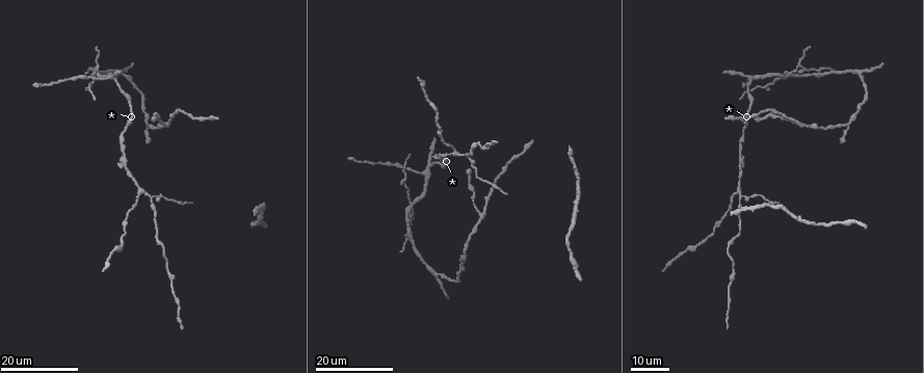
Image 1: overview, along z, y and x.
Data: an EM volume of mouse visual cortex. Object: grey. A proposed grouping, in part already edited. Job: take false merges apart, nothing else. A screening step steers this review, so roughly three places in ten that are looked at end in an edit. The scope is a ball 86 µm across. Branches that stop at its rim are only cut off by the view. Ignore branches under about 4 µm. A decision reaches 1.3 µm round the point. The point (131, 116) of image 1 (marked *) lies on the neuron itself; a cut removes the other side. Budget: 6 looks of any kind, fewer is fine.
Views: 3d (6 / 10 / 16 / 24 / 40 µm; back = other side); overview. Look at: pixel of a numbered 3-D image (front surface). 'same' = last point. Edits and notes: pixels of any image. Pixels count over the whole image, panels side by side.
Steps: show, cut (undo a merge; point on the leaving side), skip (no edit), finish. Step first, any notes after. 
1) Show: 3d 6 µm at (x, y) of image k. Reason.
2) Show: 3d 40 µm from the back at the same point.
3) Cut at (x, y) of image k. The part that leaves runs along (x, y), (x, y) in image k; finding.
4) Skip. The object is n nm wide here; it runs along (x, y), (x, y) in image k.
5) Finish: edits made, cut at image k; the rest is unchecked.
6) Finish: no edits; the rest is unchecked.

Show: 3d 16 µm at (97, 75) of image 1. Four-way junction.

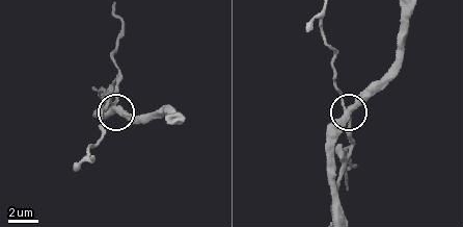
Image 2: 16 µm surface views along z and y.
Show: 3d 10 µm at (347, 113) of image 2.

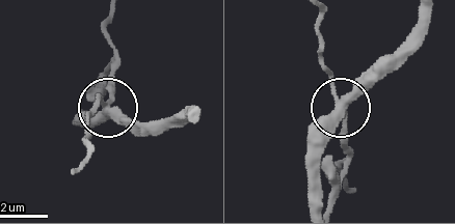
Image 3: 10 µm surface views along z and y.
Cut at (114, 88) of image 3. The object is 340 nm wide here; the part that leaves runs along (104, 108), (98, 98), (80, 161) in image 3; a second neuron is stuck on.

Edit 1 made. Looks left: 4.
Show: overview.

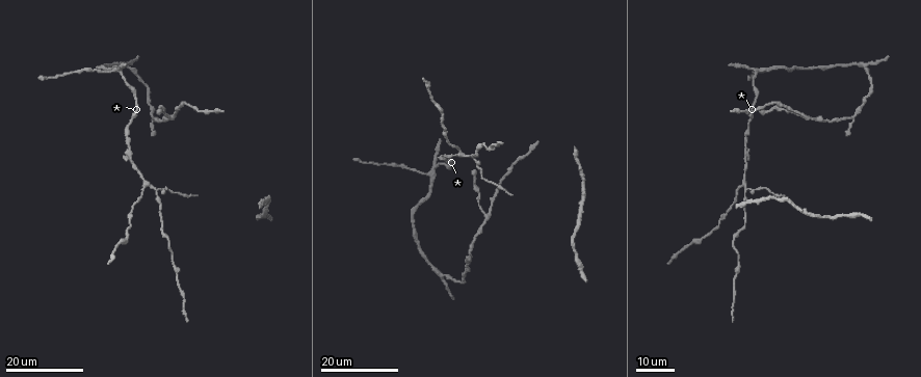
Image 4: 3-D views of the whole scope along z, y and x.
Show: 3d 24 µm at (487, 215) of image 4. Small branch off a trunk.

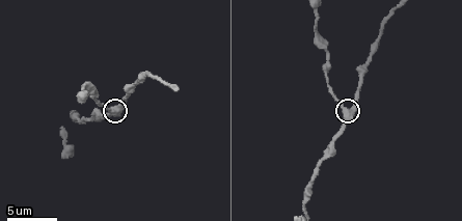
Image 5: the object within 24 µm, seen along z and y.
Show: 3d 10 µm at (346, 111) of image 5.

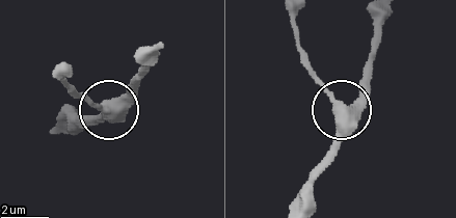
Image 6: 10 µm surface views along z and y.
Skip. 3 arms meet here; it runs along (57, 127), (107, 115), (71, 96) in image 6; all the same neuron.

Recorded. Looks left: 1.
Finish: edits made, cut at image 3; the rest is unchecked.

